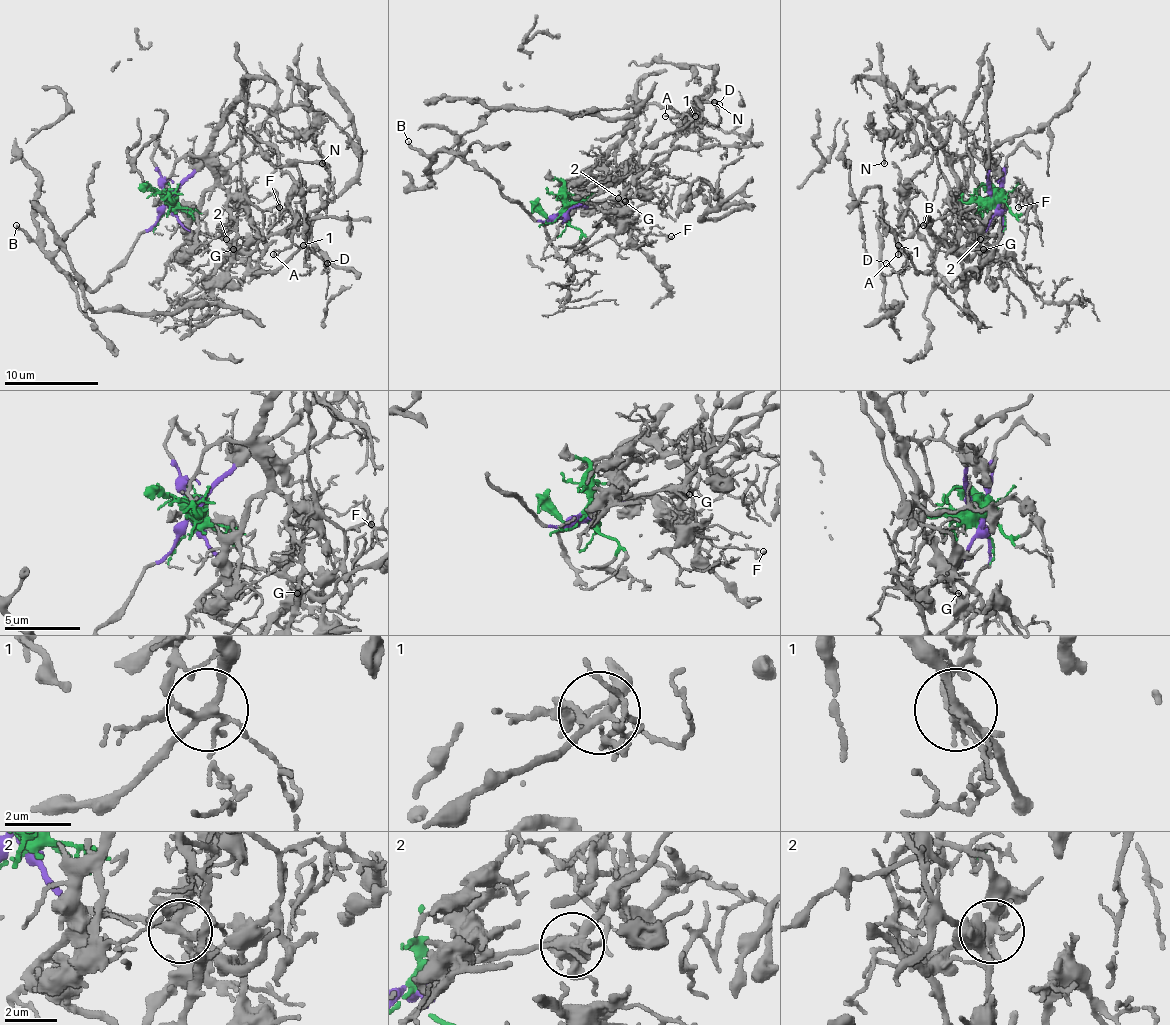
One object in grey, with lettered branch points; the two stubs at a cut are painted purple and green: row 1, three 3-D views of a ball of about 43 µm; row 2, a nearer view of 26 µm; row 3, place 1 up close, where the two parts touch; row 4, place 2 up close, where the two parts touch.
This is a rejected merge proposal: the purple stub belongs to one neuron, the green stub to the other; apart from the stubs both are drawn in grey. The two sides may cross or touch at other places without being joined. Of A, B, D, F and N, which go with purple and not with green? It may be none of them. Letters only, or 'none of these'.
B

